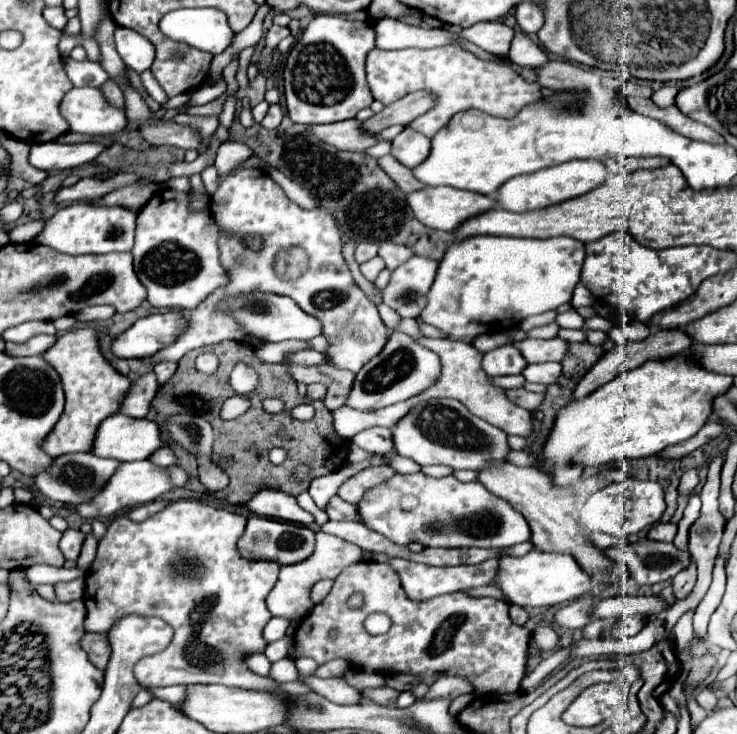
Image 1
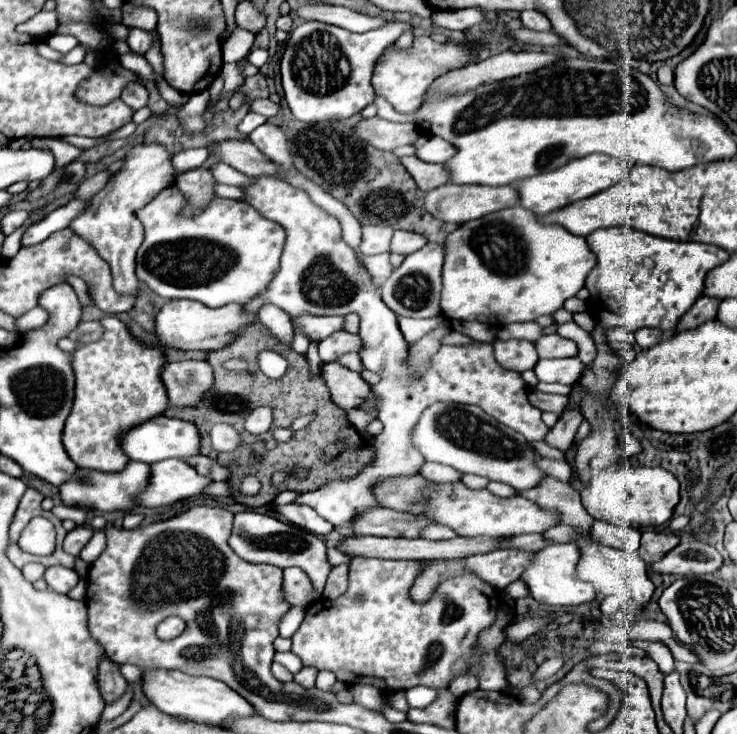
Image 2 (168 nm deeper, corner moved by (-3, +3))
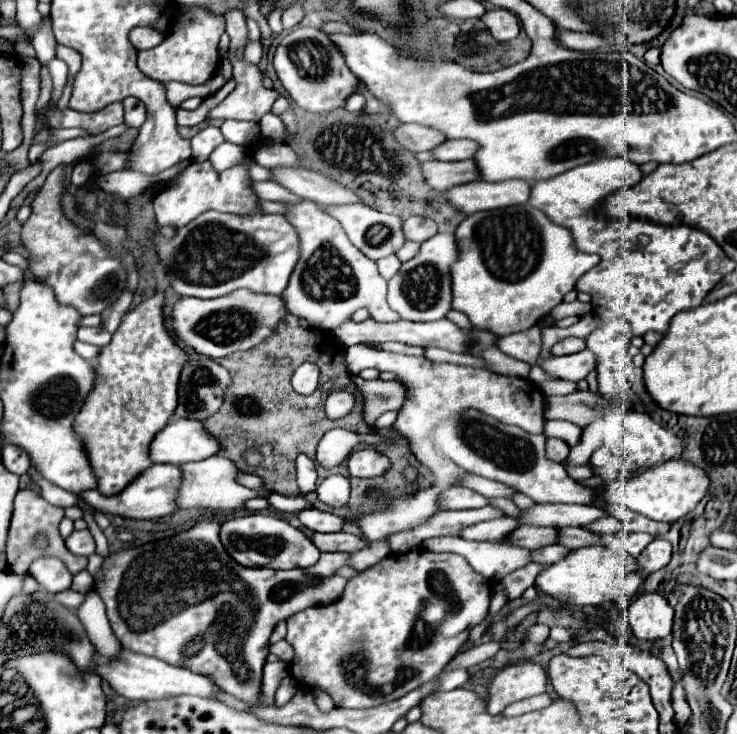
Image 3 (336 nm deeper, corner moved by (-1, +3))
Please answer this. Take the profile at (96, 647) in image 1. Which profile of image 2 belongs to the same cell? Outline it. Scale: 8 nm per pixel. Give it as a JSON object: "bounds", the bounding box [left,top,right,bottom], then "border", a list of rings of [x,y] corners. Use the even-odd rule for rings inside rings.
{"bounds":[98,655,126,703],"border":[[[106,655],[102,657],[100,663],[100,671],[98,671],[98,685],[102,691],[102,697],[106,703],[114,703],[116,699],[120,699],[126,691],[126,681],[118,671],[118,665],[112,663]]]}

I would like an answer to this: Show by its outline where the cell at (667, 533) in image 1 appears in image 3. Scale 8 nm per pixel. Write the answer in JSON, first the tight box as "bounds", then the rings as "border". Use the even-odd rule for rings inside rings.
{"bounds":[636,539,672,575],"border":[[[654,539],[636,559],[638,559],[638,567],[644,571],[644,575],[650,575],[662,567],[668,565],[672,555],[672,547],[666,539]]]}

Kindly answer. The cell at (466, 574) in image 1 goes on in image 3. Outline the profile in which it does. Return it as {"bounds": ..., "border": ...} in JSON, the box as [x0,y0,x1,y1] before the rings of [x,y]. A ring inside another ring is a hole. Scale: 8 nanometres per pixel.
{"bounds":[530,545,568,565],"border":[[[548,545],[548,547],[534,549],[532,555],[530,555],[530,559],[532,559],[532,563],[548,565],[548,563],[556,563],[556,561],[562,559],[566,553],[568,553],[568,549],[562,547],[562,545]]]}

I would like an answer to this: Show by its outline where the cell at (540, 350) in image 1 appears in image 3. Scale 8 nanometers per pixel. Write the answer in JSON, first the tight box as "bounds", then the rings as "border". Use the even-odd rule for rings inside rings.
{"bounds":[550,337,586,355],"border":[[[566,337],[566,339],[558,341],[558,343],[550,349],[550,353],[552,353],[552,355],[572,355],[572,353],[578,353],[578,351],[582,351],[582,349],[586,349],[584,339],[580,339],[580,337]]]}

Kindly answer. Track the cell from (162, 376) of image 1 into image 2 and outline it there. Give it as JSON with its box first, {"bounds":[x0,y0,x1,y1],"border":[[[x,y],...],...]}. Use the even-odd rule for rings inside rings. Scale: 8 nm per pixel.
{"bounds":[162,361,214,407],"border":[[[208,361],[166,363],[162,381],[168,389],[170,405],[194,407],[204,397],[204,393],[214,387],[214,371]]]}

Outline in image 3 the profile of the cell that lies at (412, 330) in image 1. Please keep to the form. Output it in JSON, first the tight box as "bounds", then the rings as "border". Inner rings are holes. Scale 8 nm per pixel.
{"bounds":[478,345,530,379],"border":[[[494,345],[494,347],[488,347],[488,349],[482,351],[482,355],[478,355],[478,357],[484,359],[486,365],[488,365],[488,369],[494,371],[494,373],[514,375],[514,377],[522,377],[522,379],[528,377],[530,365],[528,365],[528,363],[522,363],[522,361],[516,361],[514,357],[504,355],[496,345]]]}

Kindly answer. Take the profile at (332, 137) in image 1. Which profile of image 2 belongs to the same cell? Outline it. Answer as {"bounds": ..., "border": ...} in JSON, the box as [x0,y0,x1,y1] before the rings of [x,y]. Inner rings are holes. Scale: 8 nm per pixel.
{"bounds":[356,117,420,151],"border":[[[372,117],[356,125],[356,137],[372,143],[376,149],[392,151],[400,145],[414,145],[420,137],[420,129],[414,123],[390,123]]]}

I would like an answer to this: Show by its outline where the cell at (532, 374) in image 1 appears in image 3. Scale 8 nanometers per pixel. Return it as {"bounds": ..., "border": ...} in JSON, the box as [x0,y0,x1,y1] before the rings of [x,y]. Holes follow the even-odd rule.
{"bounds":[540,349,596,383],"border":[[[584,349],[574,355],[564,355],[564,357],[546,357],[540,365],[550,377],[564,379],[564,381],[574,381],[578,383],[580,379],[586,379],[590,369],[596,367],[596,357],[592,351]]]}

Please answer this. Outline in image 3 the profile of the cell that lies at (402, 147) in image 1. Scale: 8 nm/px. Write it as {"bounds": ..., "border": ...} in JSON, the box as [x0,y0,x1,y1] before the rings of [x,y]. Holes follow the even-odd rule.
{"bounds":[434,139,478,161],"border":[[[448,139],[444,143],[440,143],[440,147],[434,147],[434,159],[438,161],[462,161],[462,159],[470,159],[478,149],[478,143],[468,141],[468,139]]]}

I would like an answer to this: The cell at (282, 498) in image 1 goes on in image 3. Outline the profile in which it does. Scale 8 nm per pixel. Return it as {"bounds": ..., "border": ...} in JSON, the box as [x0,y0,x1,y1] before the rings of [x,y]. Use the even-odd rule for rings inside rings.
{"bounds":[298,509,344,533],"border":[[[304,509],[298,513],[300,523],[316,533],[334,533],[342,529],[344,519],[326,511],[318,511],[318,509]]]}

